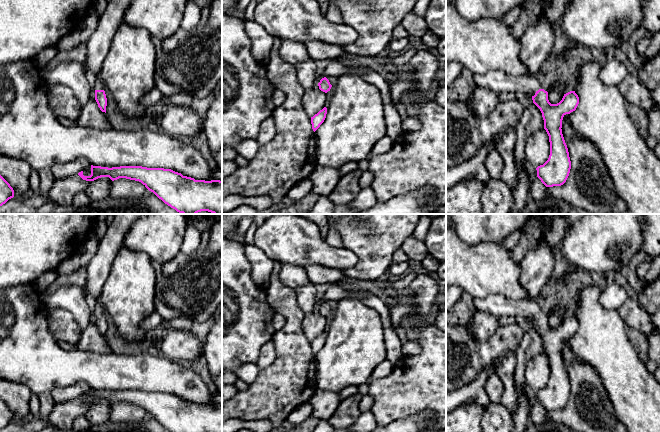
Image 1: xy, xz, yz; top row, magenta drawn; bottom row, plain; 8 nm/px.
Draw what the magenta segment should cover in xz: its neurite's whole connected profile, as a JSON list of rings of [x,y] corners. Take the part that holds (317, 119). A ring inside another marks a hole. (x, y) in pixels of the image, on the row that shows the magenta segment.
[[[324,107],[317,114],[315,114],[313,117],[311,117],[311,124],[312,124],[312,129],[314,132],[324,122],[325,118],[326,118],[326,114],[327,114],[327,108]]]

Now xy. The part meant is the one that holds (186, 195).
[[[91,165],[91,175],[78,175],[86,181],[109,177],[112,181],[126,178],[141,182],[165,204],[182,214],[208,211],[222,214],[222,181],[195,180],[171,169],[142,166],[101,167]]]

